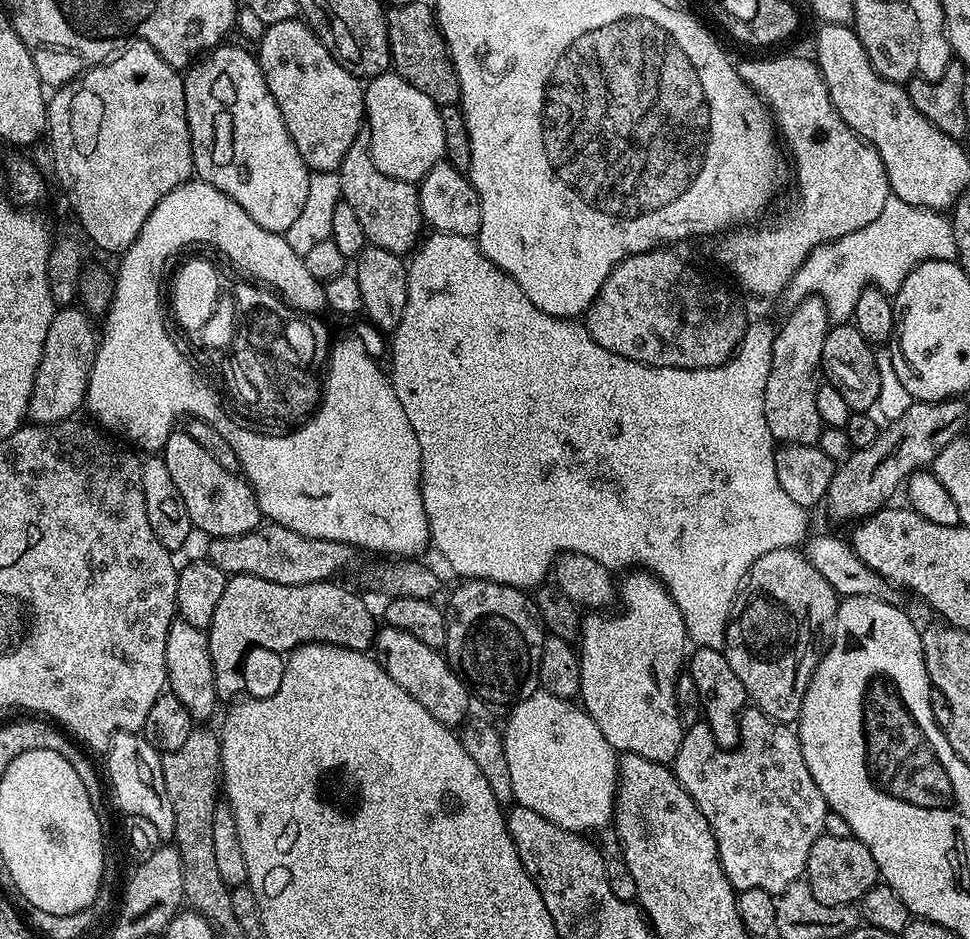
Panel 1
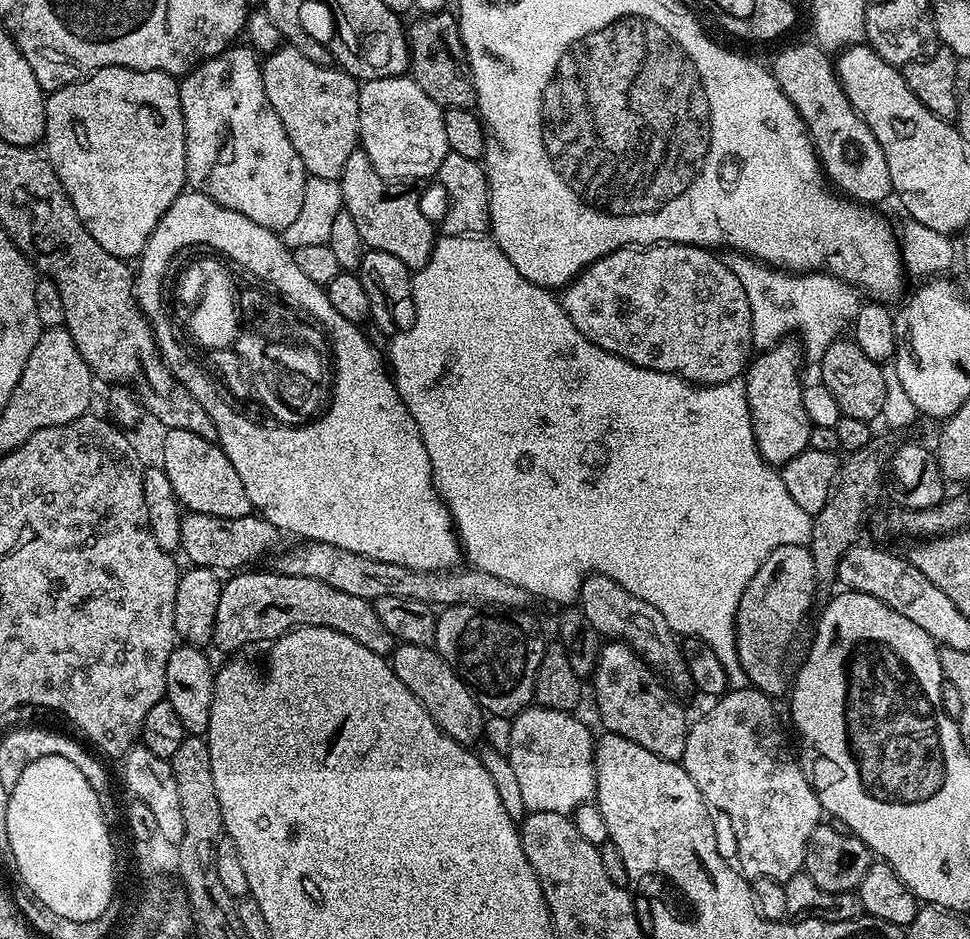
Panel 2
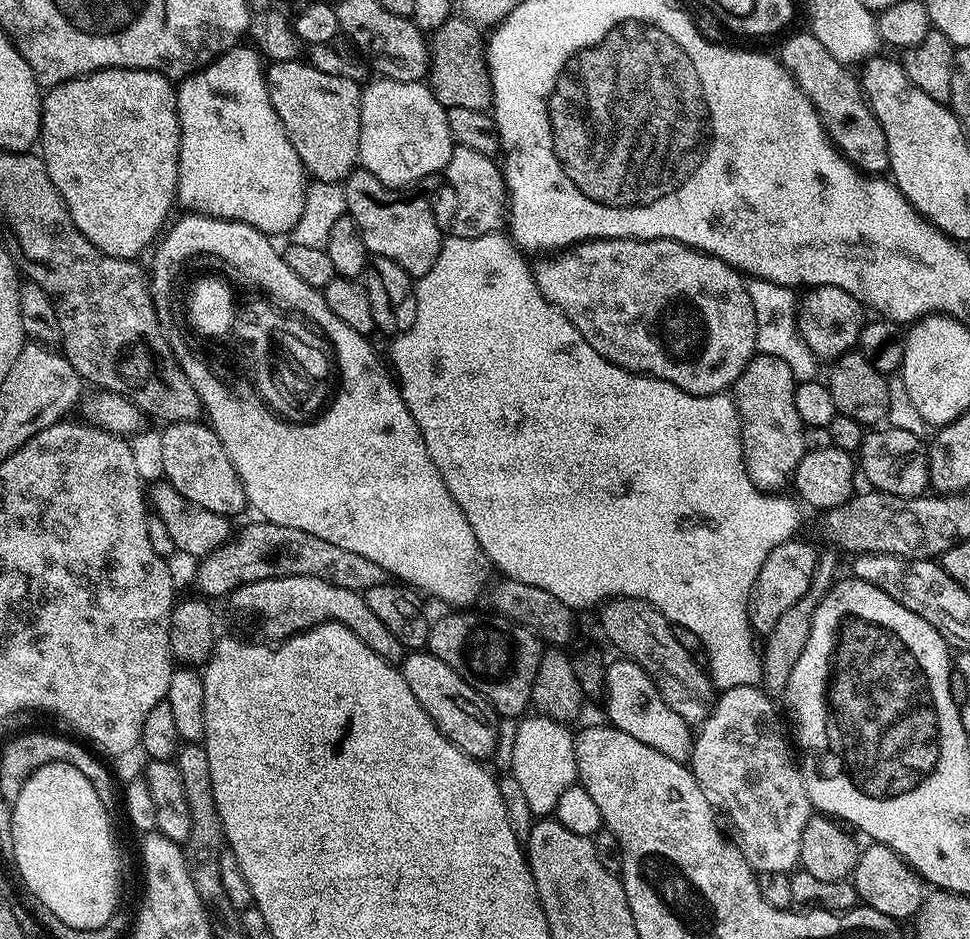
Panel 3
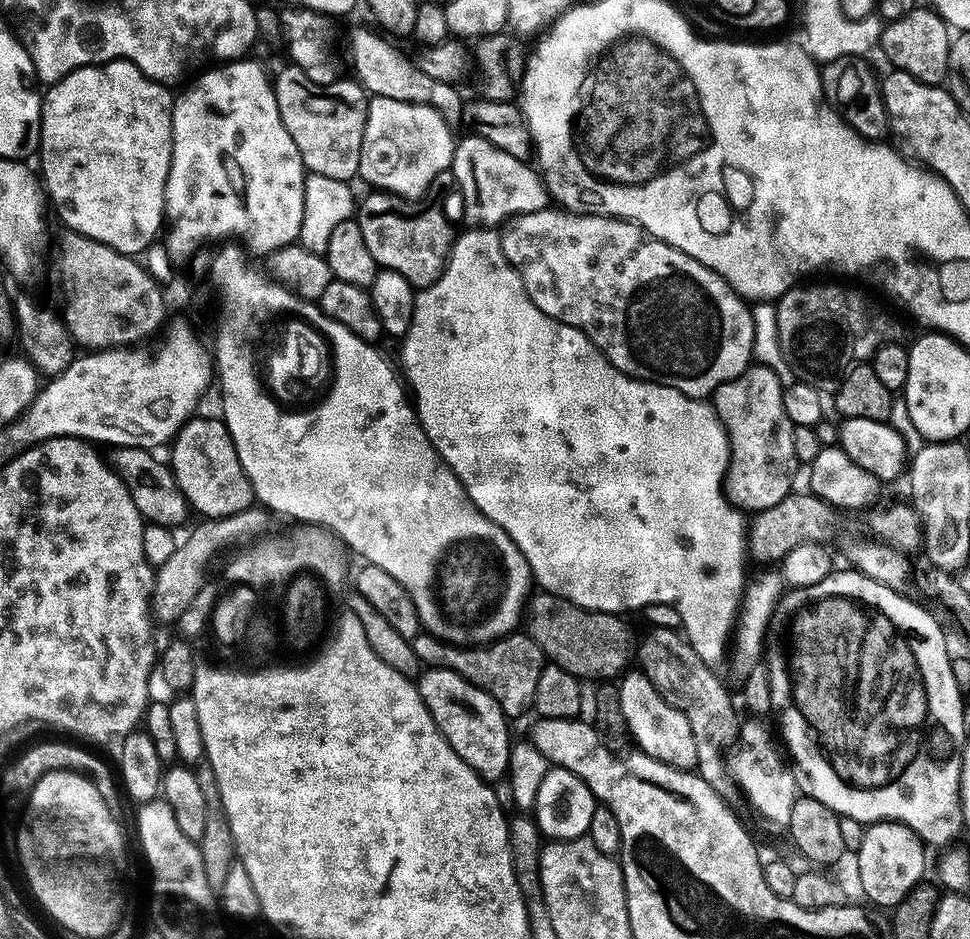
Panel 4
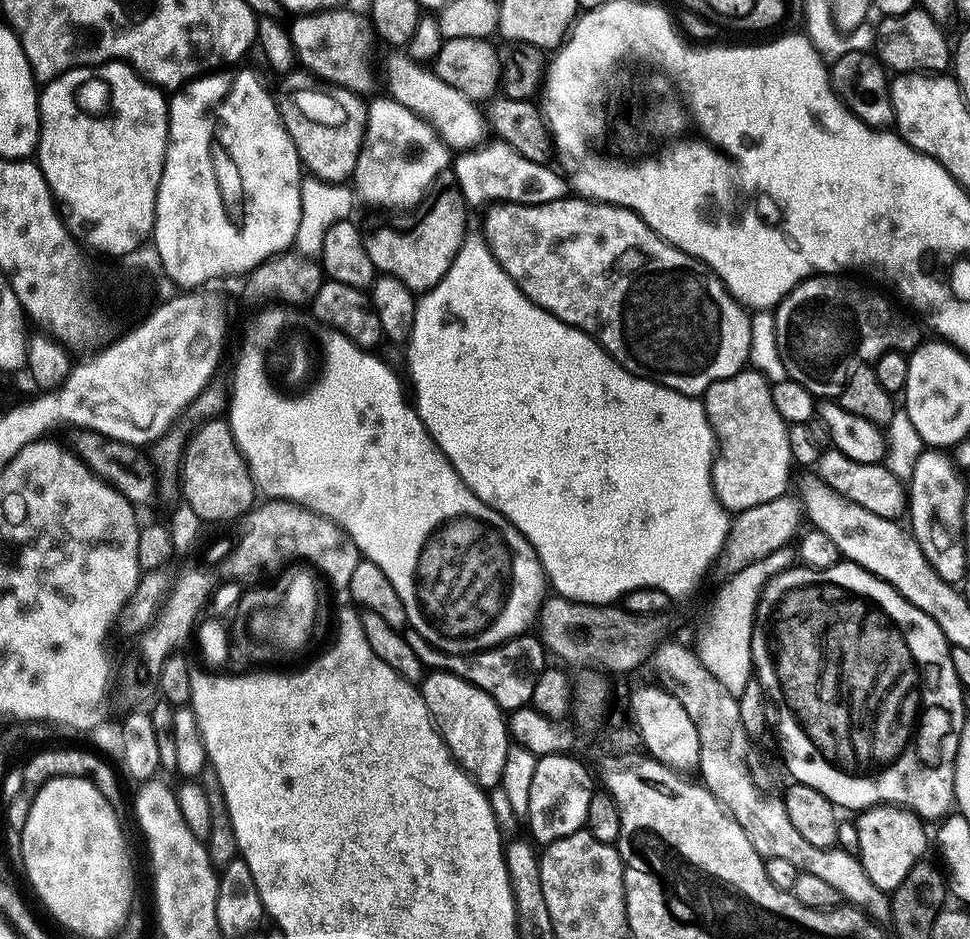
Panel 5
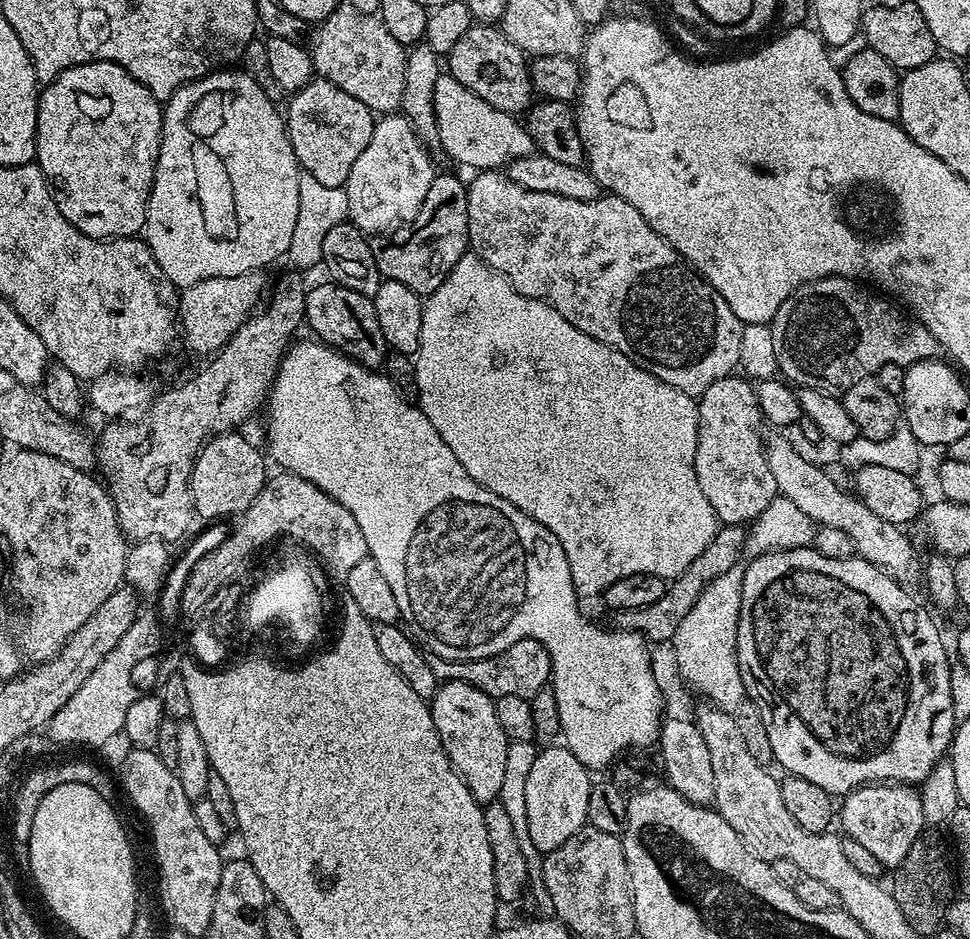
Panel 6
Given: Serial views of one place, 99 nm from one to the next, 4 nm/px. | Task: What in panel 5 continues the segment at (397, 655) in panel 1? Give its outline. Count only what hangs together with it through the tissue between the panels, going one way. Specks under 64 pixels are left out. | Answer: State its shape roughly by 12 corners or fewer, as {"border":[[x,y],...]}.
{"border":[[469,680],[418,685],[456,763],[485,790],[506,766],[505,713]]}

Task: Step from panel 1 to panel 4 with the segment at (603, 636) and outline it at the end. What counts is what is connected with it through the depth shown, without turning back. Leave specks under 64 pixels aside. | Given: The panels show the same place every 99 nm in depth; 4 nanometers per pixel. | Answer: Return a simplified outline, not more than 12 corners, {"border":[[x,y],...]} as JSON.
{"border":[[639,670],[618,687],[635,747],[671,768],[695,769],[686,714]]}

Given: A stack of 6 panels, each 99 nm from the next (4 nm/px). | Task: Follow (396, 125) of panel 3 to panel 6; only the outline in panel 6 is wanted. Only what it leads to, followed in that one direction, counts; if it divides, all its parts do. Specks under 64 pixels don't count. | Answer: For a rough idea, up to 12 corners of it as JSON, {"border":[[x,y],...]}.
{"border":[[381,115],[343,187],[365,234],[413,220],[438,174],[405,115]]}

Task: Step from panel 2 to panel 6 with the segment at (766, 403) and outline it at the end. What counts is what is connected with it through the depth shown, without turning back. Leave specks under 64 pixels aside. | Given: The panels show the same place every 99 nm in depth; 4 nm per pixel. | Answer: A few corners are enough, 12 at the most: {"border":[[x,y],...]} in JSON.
{"border":[[753,381],[698,397],[694,474],[717,521],[759,520],[778,493]]}

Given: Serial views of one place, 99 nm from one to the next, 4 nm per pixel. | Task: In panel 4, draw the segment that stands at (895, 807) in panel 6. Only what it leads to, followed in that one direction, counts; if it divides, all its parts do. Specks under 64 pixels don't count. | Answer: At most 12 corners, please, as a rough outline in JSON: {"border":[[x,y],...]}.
{"border":[[867,825],[855,851],[865,897],[895,908],[925,879],[915,832]]}

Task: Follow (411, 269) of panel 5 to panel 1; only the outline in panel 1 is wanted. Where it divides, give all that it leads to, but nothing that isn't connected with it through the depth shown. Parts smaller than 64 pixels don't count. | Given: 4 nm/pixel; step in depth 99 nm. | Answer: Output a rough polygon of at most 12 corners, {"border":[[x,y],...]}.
{"border":[[362,126],[338,170],[368,244],[421,243],[420,193],[374,166]]}

